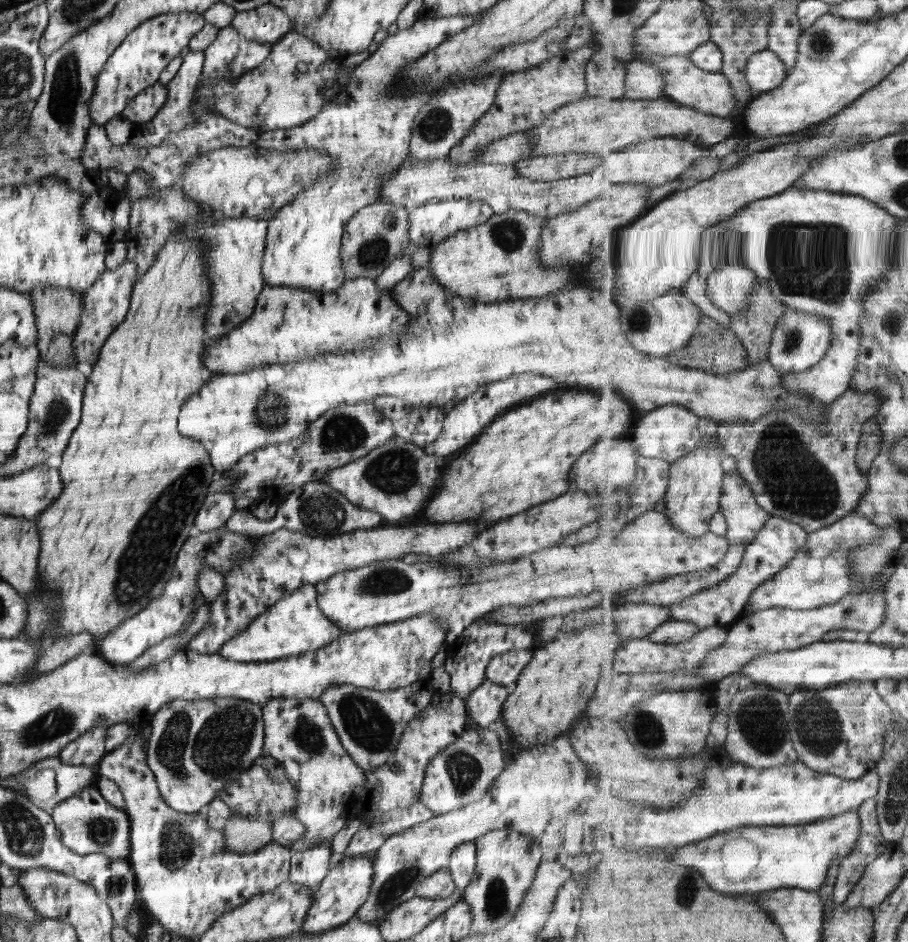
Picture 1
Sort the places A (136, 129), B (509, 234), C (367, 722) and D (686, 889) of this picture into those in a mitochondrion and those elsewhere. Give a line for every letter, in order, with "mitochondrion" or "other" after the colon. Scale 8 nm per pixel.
A: other
B: mitochondrion
C: mitochondrion
D: mitochondrion

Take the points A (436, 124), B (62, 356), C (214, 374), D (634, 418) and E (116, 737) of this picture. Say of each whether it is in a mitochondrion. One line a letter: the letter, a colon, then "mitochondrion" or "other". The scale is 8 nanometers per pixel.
A: mitochondrion
B: mitochondrion
C: other
D: other
E: other

